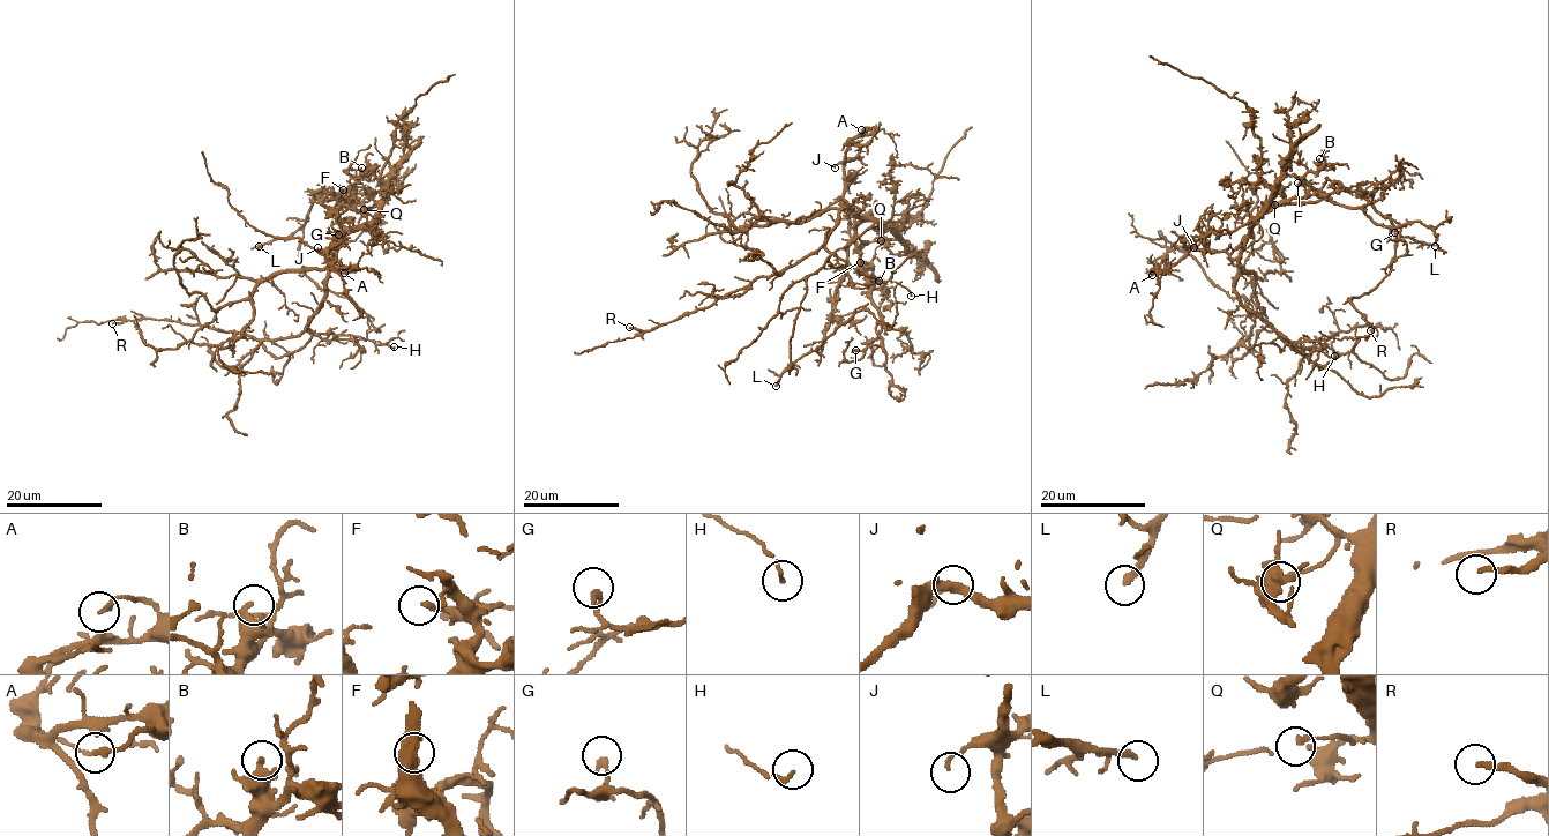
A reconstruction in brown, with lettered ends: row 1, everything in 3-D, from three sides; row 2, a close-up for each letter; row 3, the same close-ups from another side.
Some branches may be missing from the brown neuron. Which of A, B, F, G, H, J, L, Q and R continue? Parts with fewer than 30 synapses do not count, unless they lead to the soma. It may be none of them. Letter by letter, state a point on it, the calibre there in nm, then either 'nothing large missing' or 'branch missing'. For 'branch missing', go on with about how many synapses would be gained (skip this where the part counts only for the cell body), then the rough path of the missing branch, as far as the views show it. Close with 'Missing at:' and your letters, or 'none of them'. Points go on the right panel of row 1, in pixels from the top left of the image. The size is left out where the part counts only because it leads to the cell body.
A: (1152, 275) | 190 nm | nothing large missing
B: (1319, 158) | 360 nm | nothing large missing
F: (1297, 183) | 190 nm | nothing large missing
G: (1394, 232) | 240 nm | nothing large missing
H: (1334, 356) | 120 nm | nothing large missing
J: (1194, 247) | 120 nm | nothing large missing
L: (1435, 246) | 240 nm | branch missing | 45 syn | (1435, 246), (1446, 248), (1454, 256), (1449, 262), (1438, 261), (1432, 256), (1439, 253), (1448, 253), (1451, 259)
Q: (1274, 204) | 120 nm | nothing large missing
R: (1370, 330) | 200 nm | nothing large missing
Missing at: L

